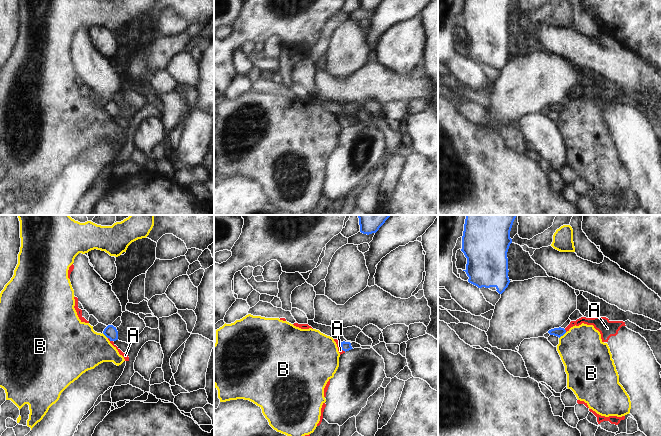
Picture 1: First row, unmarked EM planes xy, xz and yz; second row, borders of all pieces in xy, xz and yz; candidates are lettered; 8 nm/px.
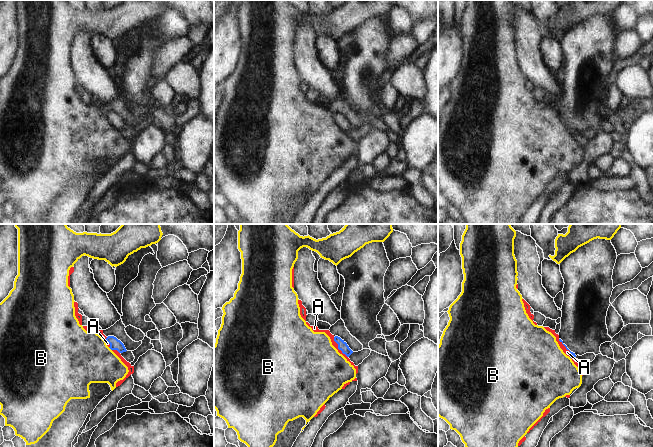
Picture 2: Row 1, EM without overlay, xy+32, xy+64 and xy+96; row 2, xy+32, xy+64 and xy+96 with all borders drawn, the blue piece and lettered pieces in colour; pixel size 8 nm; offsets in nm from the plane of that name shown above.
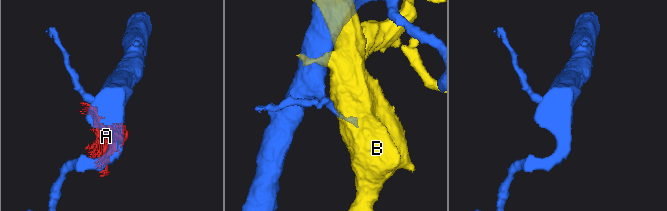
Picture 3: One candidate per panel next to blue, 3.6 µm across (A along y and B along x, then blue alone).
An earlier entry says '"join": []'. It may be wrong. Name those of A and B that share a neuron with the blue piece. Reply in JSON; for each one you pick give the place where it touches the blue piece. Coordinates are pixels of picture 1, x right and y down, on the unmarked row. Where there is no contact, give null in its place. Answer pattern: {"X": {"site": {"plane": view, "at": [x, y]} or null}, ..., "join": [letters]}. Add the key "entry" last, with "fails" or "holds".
{"join": [], "entry": "holds"}

